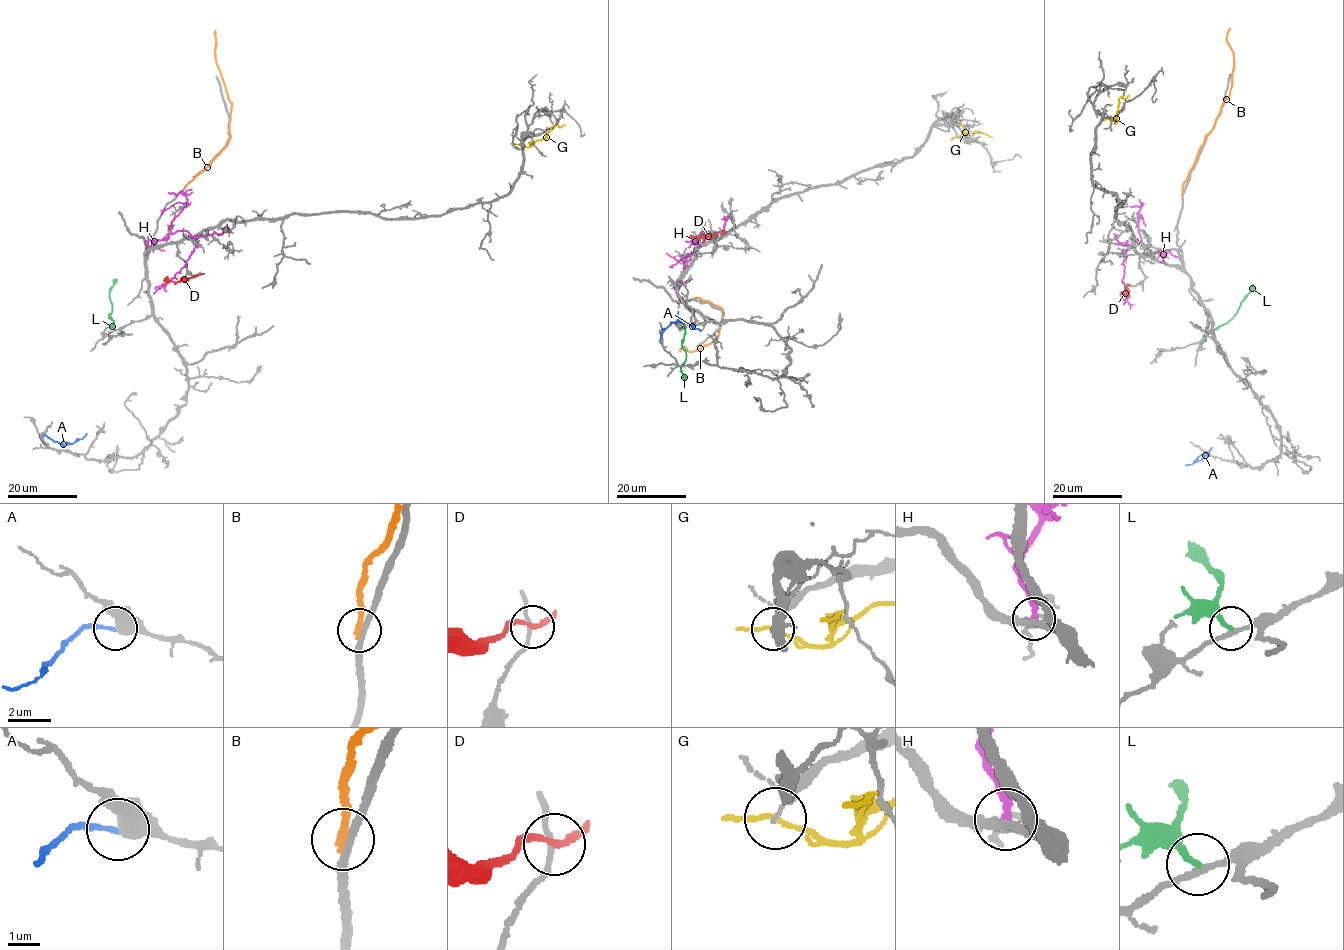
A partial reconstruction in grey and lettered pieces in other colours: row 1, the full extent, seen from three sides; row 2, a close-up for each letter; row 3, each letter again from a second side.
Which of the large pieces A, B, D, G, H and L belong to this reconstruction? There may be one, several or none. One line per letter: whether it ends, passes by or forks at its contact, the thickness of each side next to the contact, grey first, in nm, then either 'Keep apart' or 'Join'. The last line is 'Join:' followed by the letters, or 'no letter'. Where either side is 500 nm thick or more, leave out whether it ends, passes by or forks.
A: It ends there. Thickness 480 nm (grey) against 140 nm. Keep apart
B: It ends there. Thickness 240 nm (grey) against 280 nm. Keep apart
D: It passes by. Thickness 180 nm (grey) against 180 nm. Keep apart
G: It passes by. Thickness 150 nm (grey) against 140 nm. Keep apart
H: It ends there. Thickness 400 nm (grey) against 260 nm. Keep apart
L: It ends there. Thickness 180 nm (grey) against 200 nm. Keep apart
Join: no letter

